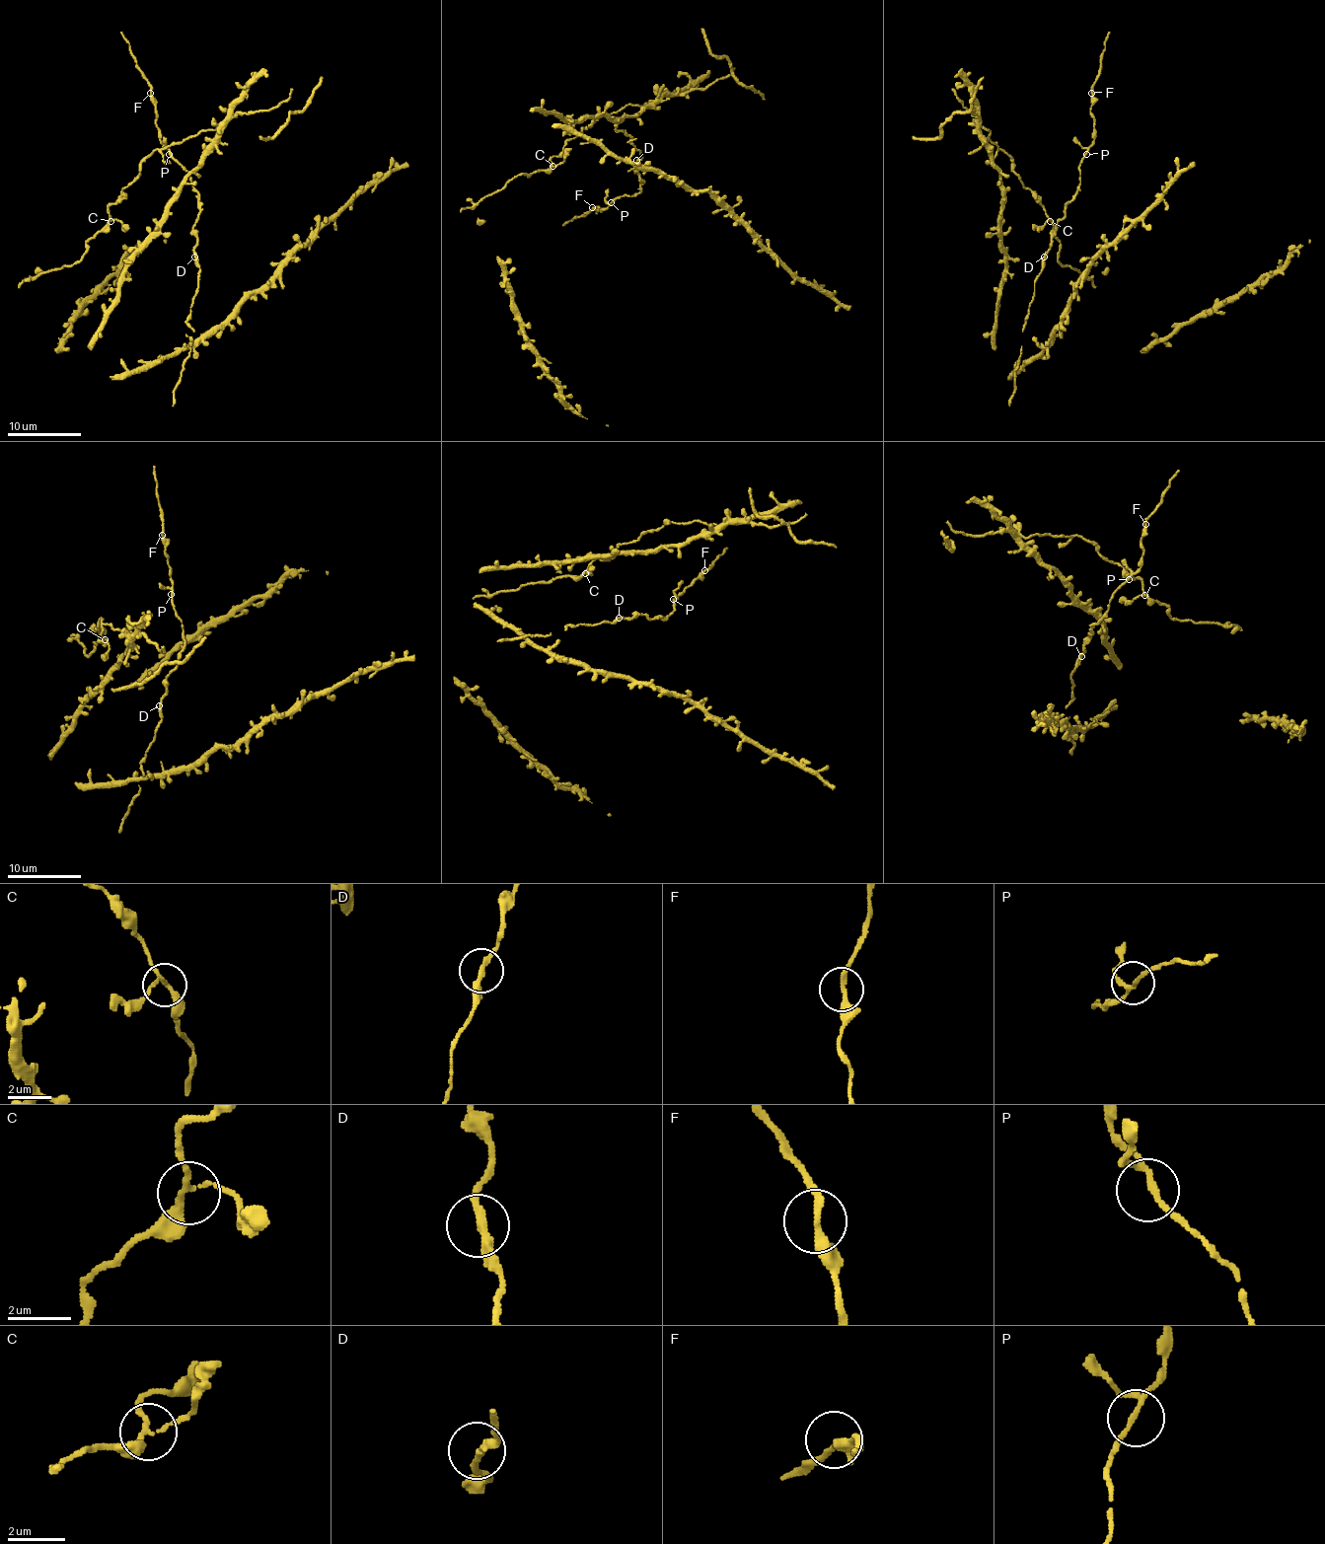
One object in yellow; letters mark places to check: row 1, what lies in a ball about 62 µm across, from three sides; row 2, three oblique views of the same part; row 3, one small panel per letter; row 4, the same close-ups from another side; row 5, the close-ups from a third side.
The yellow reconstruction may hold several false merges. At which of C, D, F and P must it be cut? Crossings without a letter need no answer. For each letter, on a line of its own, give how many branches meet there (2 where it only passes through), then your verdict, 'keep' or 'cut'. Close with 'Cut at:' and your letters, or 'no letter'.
C: 3 branches meet; keep
D: 2 branches meet; keep
F: 2 branches meet; keep
P: 3 branches meet; keep
Cut at: no letter

